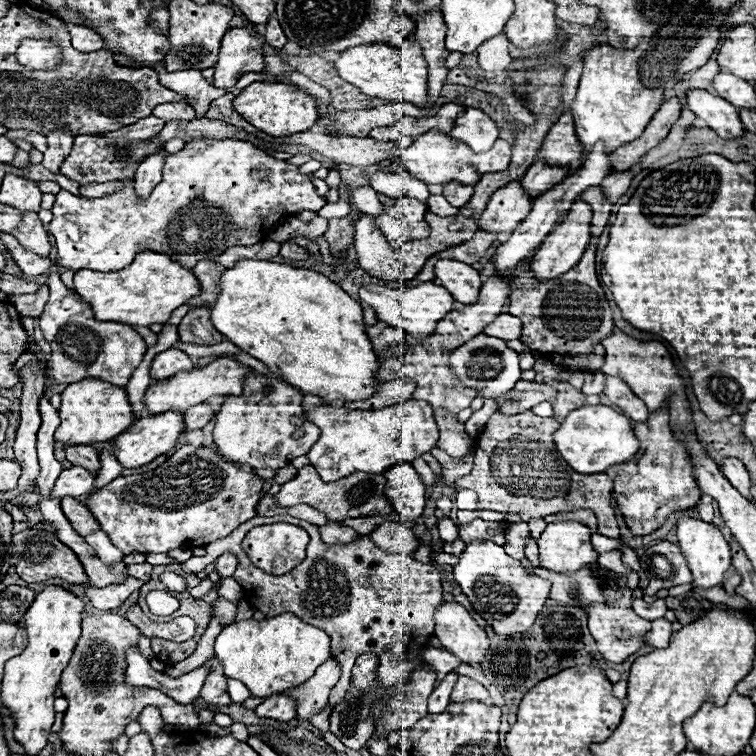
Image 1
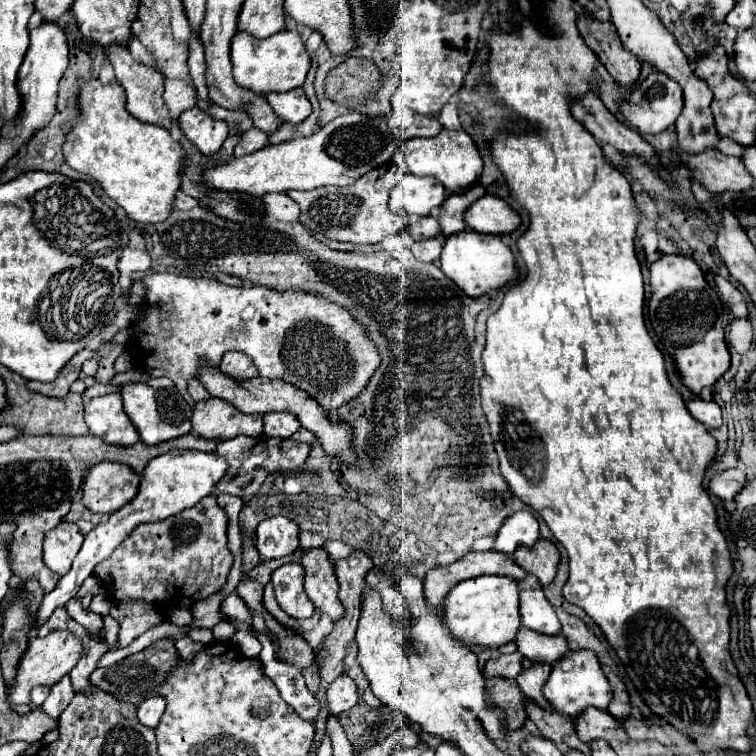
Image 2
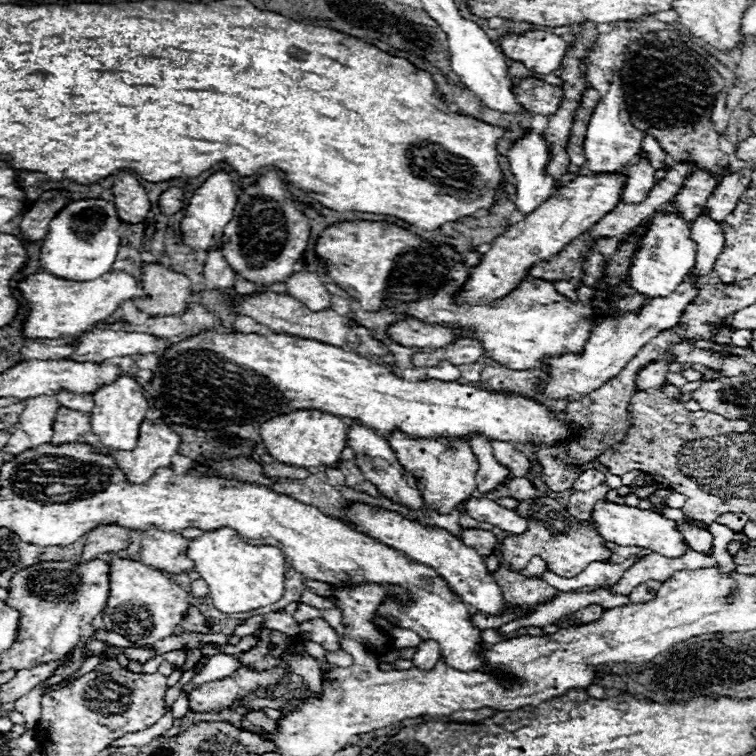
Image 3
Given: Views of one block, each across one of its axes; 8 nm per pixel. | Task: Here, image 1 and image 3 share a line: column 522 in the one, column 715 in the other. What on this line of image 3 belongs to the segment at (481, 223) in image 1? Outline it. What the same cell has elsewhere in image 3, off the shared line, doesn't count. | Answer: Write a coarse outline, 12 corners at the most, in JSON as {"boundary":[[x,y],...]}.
{"boundary":[[752,168],[722,178],[706,204],[716,222],[736,208]]}

